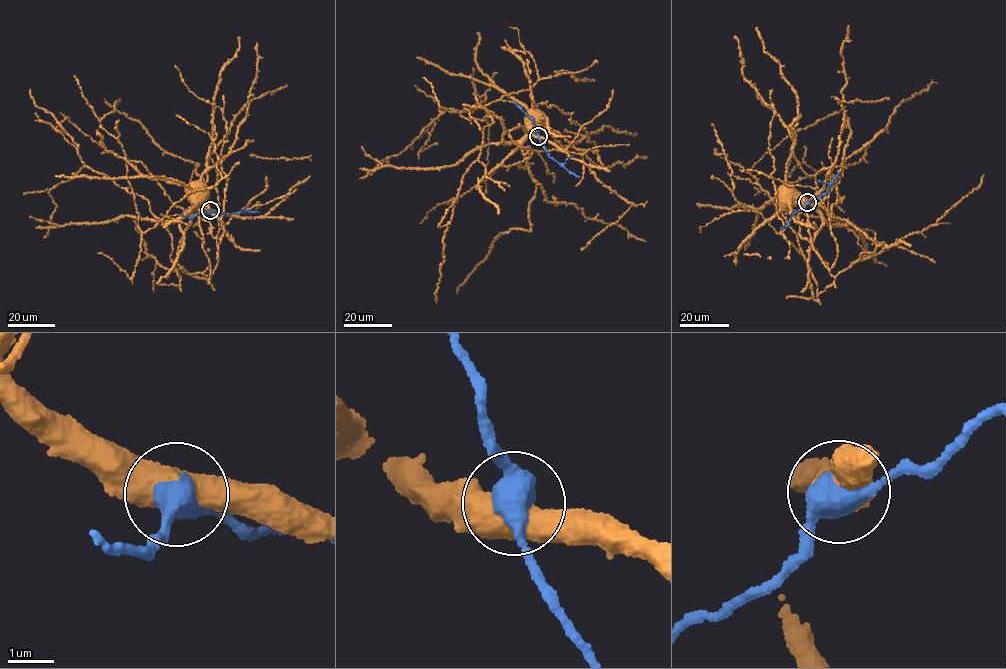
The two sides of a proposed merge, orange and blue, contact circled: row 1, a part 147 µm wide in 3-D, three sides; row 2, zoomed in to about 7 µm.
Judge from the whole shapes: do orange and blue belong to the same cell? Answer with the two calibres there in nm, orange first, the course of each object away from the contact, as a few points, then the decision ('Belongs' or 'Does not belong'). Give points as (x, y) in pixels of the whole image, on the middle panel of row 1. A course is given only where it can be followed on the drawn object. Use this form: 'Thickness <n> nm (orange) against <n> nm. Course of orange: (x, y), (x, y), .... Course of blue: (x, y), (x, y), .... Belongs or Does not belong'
Thickness 550 nm (orange) against 480 nm. Course of orange: (538, 136), (478, 146), (452, 166), (374, 168), (446, 110), (491, 115), (443, 236), (437, 302). Course of blue: (538, 136), (549, 157), (578, 177). Belongs

